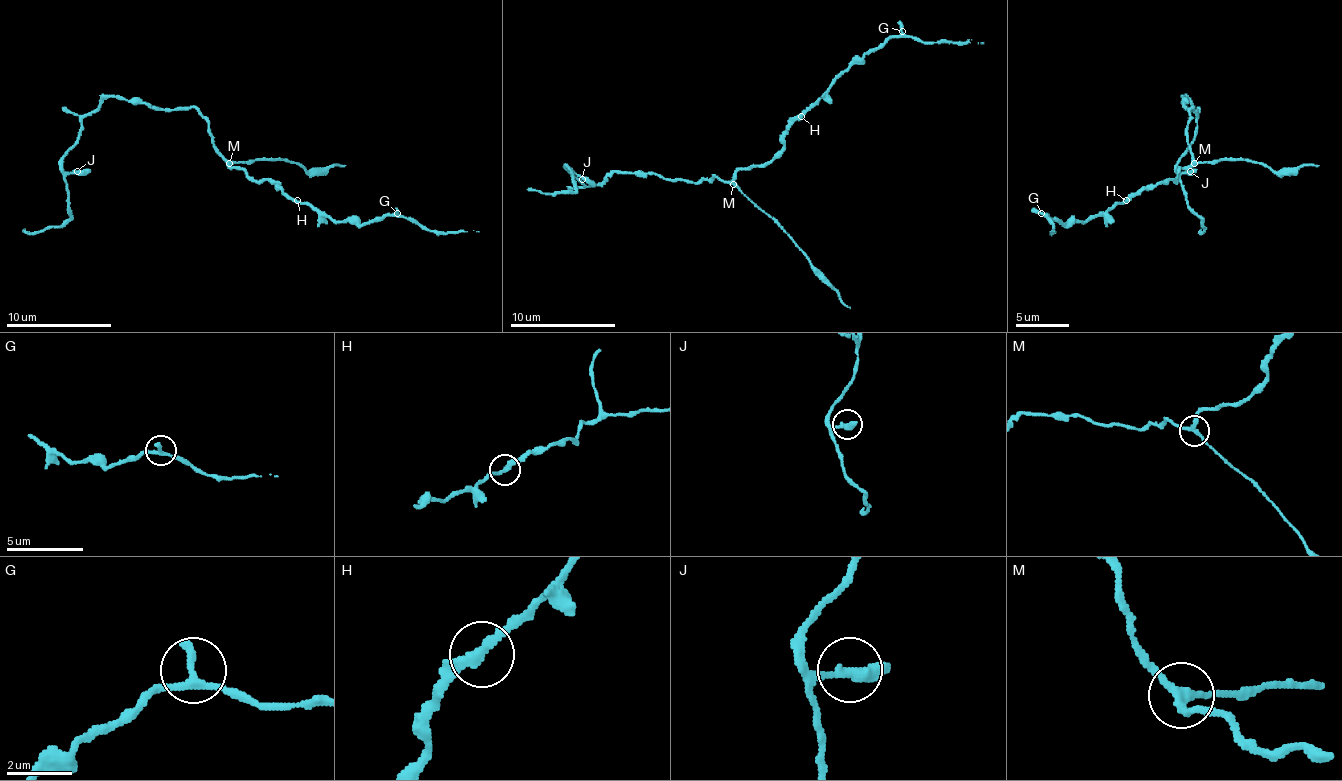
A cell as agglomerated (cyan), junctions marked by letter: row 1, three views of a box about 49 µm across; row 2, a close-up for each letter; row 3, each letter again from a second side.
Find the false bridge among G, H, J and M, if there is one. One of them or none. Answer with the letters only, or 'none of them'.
M

